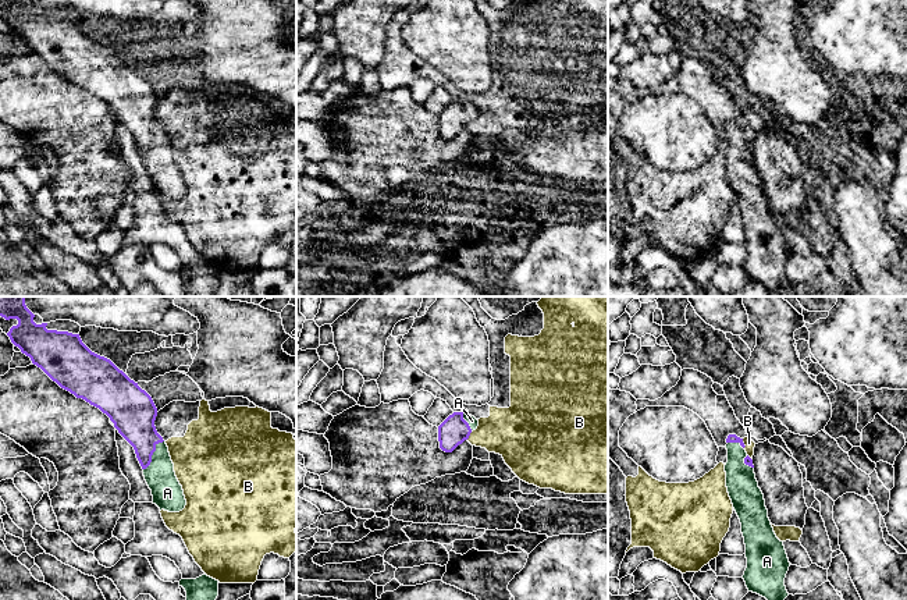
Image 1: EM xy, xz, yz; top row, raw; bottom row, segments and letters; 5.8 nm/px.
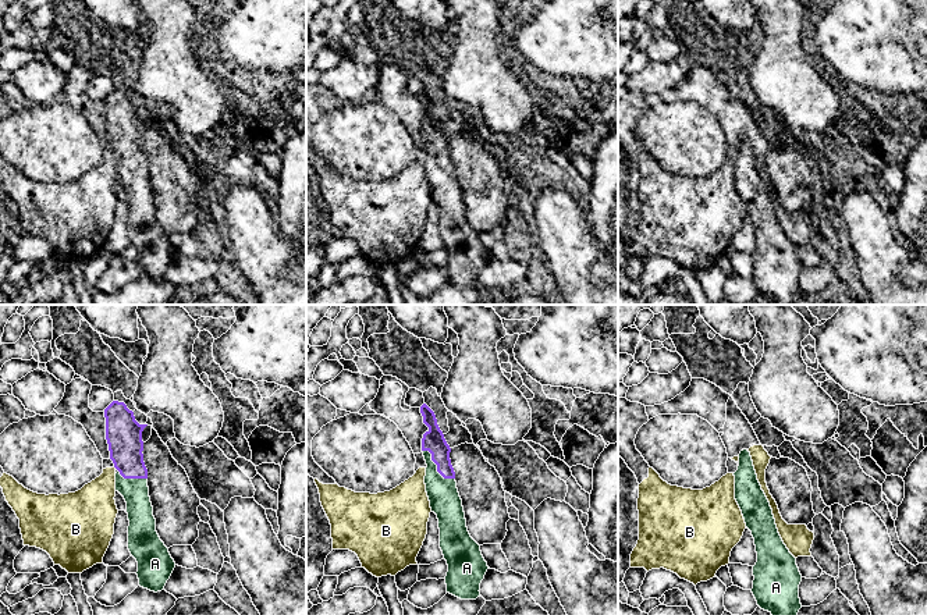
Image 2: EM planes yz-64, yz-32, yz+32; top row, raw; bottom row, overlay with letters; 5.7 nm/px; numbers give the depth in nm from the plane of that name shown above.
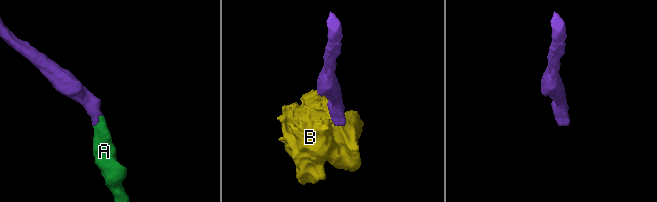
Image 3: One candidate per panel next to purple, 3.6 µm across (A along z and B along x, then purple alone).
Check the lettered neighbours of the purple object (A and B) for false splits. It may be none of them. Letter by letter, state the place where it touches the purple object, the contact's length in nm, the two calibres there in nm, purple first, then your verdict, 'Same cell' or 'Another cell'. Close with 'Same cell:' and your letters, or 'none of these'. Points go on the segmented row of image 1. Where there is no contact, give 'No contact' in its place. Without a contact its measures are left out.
A: Touches purple at xy (152, 454). Shared border 200 nm. Thickness 240 nm (purple) against 180 nm. Same cell
B: Touches purple at yz (743, 443). Shared border 60 nm. Thickness 50 nm (purple) against 60 nm. Another cell
Same cell: A

